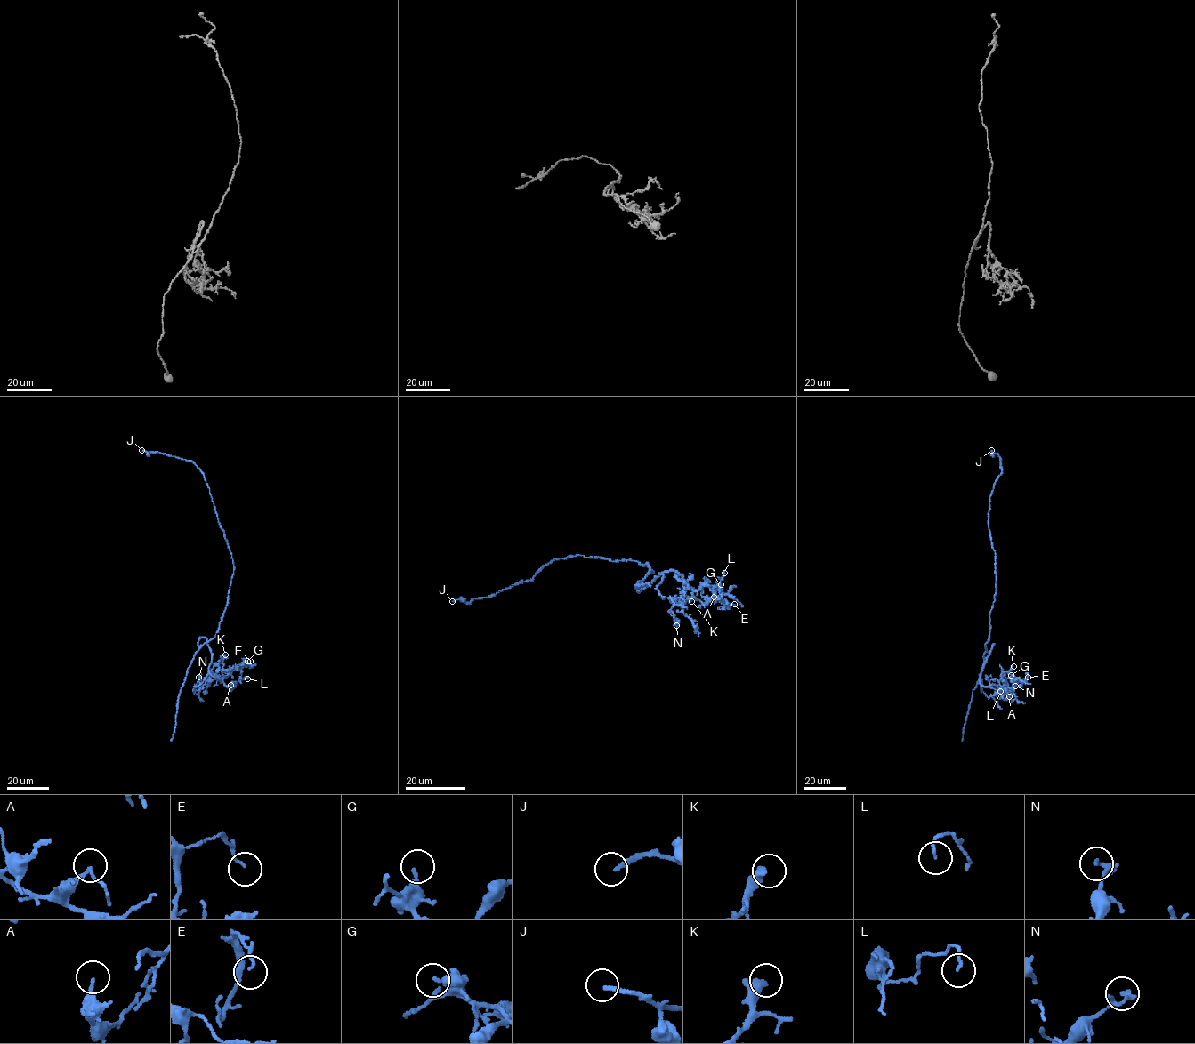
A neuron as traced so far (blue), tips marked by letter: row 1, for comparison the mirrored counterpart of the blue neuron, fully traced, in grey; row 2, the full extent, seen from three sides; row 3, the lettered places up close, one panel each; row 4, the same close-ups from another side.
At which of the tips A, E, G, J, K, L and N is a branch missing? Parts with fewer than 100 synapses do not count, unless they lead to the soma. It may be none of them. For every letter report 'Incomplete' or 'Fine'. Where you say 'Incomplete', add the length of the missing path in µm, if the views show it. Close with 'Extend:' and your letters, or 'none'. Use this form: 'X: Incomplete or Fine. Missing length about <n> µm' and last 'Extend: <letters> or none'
A: Fine
E: Fine
G: Fine
J: Fine
K: Fine
L: Fine
N: Fine
Extend: none

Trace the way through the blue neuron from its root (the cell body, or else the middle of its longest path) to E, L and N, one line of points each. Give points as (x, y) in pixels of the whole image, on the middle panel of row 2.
E: (645, 566), (654, 572), (647, 574), (639, 591), (659, 573), (674, 570), (705, 605), (710, 599), (734, 604)
L: (645, 566), (654, 572), (647, 574), (639, 591), (671, 570), (695, 590), (707, 584), (720, 590), (724, 573)
N: (645, 566), (654, 572), (647, 574), (637, 590), (662, 574), (656, 588), (671, 599), (676, 625)

